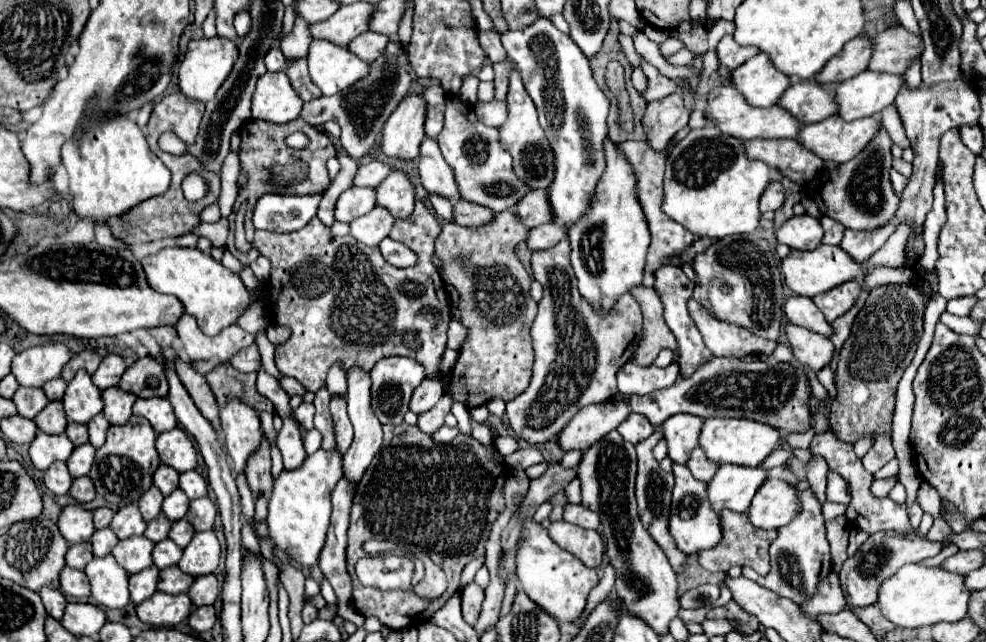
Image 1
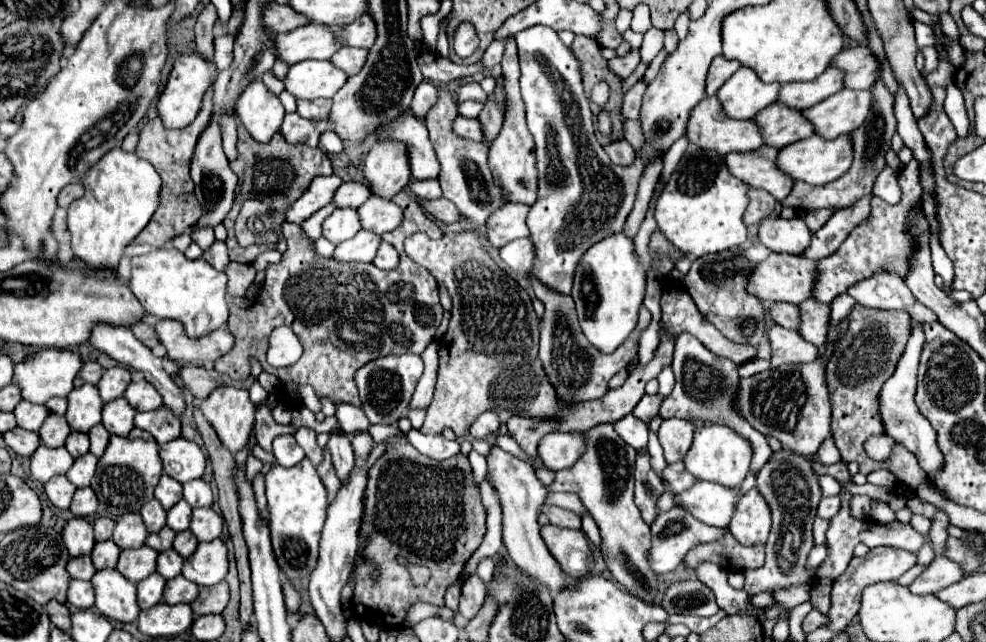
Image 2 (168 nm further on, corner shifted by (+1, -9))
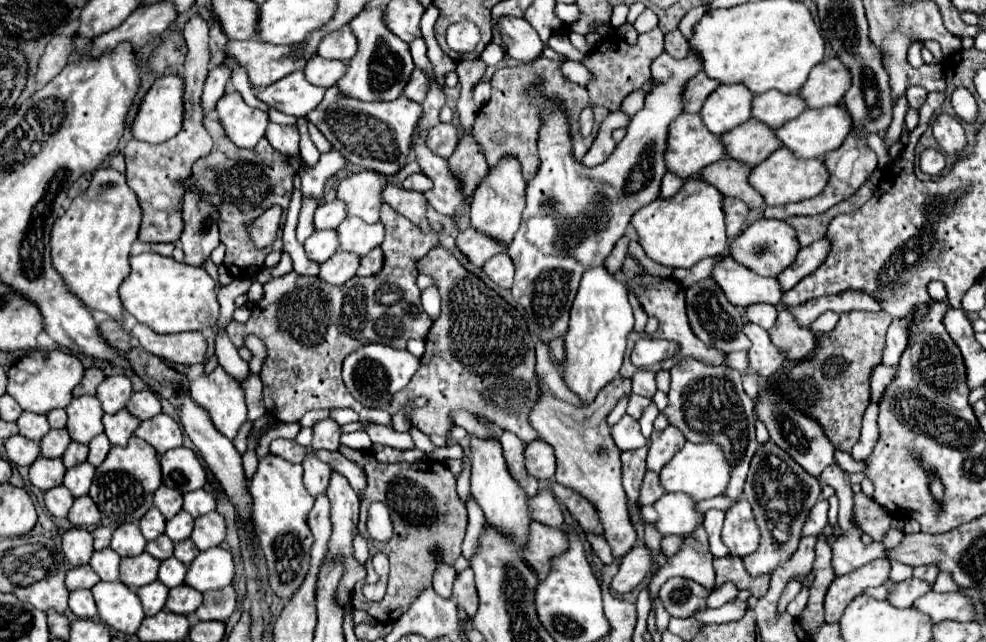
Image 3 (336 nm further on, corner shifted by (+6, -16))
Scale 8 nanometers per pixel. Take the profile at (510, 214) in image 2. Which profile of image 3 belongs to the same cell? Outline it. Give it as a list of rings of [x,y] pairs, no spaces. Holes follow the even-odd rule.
[[[473,228],[461,232],[455,244],[461,250],[461,254],[465,254],[467,260],[477,268],[481,268],[491,256],[503,252],[503,246],[499,246],[499,242],[491,240],[489,236],[483,236],[481,232],[475,232]]]

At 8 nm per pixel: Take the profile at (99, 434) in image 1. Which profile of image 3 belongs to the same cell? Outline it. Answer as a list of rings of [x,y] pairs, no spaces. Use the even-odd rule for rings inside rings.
[[[105,434],[95,436],[95,438],[89,442],[89,458],[87,458],[87,460],[89,460],[93,466],[99,466],[99,464],[107,458],[109,448],[111,448],[111,442],[109,442],[109,438],[107,438]]]

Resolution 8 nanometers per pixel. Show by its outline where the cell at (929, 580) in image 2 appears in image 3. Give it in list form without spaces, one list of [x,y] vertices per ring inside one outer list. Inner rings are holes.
[[[909,578],[909,580],[903,580],[903,582],[891,584],[887,602],[889,602],[889,604],[895,604],[895,608],[909,608],[909,606],[911,606],[919,596],[923,596],[927,590],[931,590],[929,584],[925,584],[923,580]]]

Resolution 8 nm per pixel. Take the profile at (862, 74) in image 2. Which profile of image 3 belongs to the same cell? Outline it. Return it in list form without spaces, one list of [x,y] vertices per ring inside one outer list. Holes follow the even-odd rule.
[[[829,58],[809,72],[807,84],[803,84],[799,96],[805,100],[807,108],[833,106],[843,100],[849,84],[851,80],[847,68],[837,58]]]

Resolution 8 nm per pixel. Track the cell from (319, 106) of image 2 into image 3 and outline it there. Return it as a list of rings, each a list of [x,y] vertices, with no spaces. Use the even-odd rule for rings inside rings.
[[[333,84],[325,90],[321,104],[307,114],[307,120],[313,122],[331,142],[331,146],[341,152],[351,164],[361,166],[363,170],[391,176],[403,168],[409,156],[411,134],[421,114],[421,104],[415,104],[405,96],[399,96],[399,100],[391,102],[361,102],[349,100],[339,92],[337,84]]]

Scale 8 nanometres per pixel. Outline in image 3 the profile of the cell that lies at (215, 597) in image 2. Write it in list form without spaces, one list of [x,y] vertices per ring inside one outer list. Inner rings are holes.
[[[233,586],[221,588],[221,590],[211,590],[203,594],[203,604],[197,610],[197,616],[201,620],[223,620],[227,622],[229,616],[237,608],[237,594]],[[211,616],[223,616],[223,618],[211,618]]]

